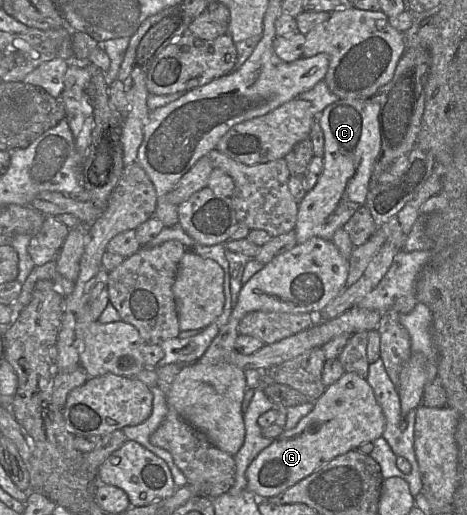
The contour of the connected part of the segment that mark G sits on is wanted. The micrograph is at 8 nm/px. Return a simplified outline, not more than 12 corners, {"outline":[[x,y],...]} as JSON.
{"outline":[[345,372],[254,458],[247,489],[274,497],[374,442],[386,419]]}

